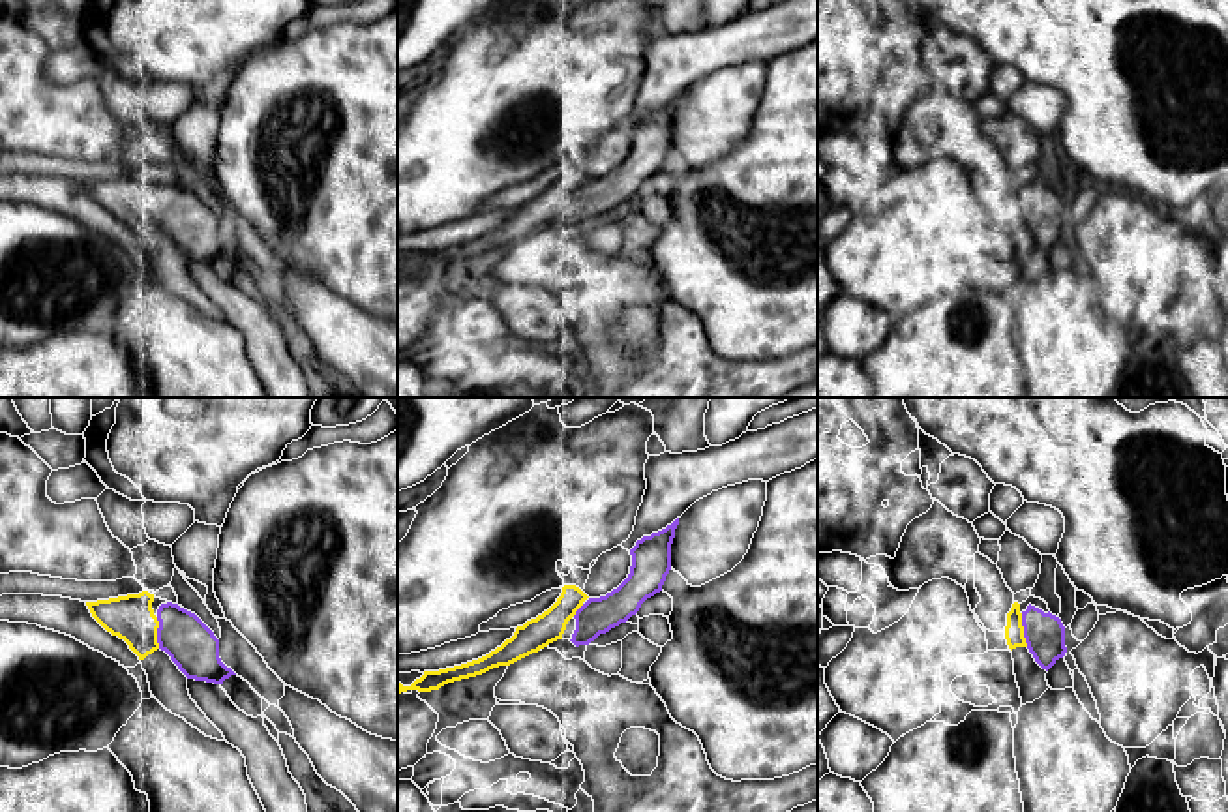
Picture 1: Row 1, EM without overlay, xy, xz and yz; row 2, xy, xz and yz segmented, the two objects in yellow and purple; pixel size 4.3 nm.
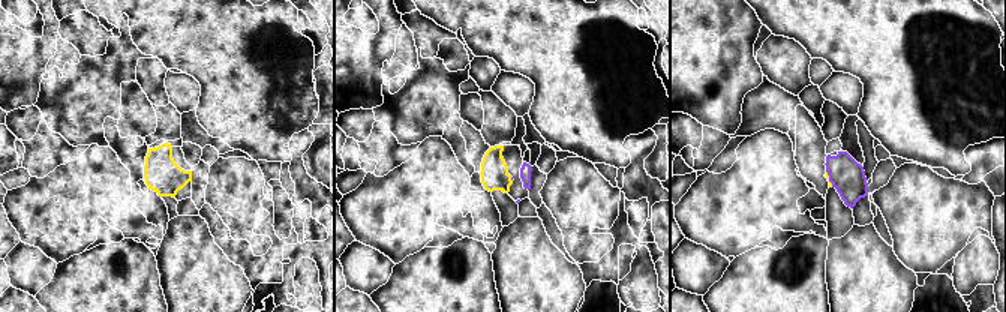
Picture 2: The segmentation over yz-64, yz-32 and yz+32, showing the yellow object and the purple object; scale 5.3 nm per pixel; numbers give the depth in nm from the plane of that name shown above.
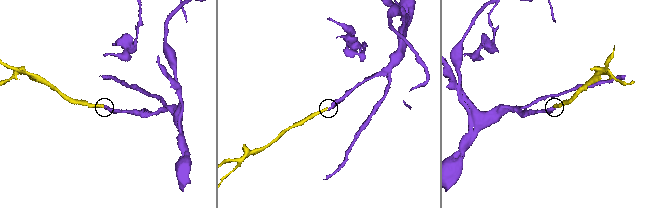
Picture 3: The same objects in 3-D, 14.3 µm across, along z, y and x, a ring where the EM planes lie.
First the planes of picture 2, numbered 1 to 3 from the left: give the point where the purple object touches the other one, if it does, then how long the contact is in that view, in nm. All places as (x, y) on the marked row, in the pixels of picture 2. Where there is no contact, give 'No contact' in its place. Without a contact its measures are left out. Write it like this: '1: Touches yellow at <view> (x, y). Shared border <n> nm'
1: No contact
2: Touches yellow at yz-32 (510, 179). Shared border 30 nm
3: Touches yellow at yz+32 (828, 179). Shared border 90 nm

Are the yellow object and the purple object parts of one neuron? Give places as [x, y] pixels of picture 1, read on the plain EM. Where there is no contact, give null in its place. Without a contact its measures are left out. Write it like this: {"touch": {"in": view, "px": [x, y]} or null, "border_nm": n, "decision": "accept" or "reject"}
{"touch": {"in": "yz", "px": [1022, 210]}, "border_nm": 150, "decision": "accept"}

